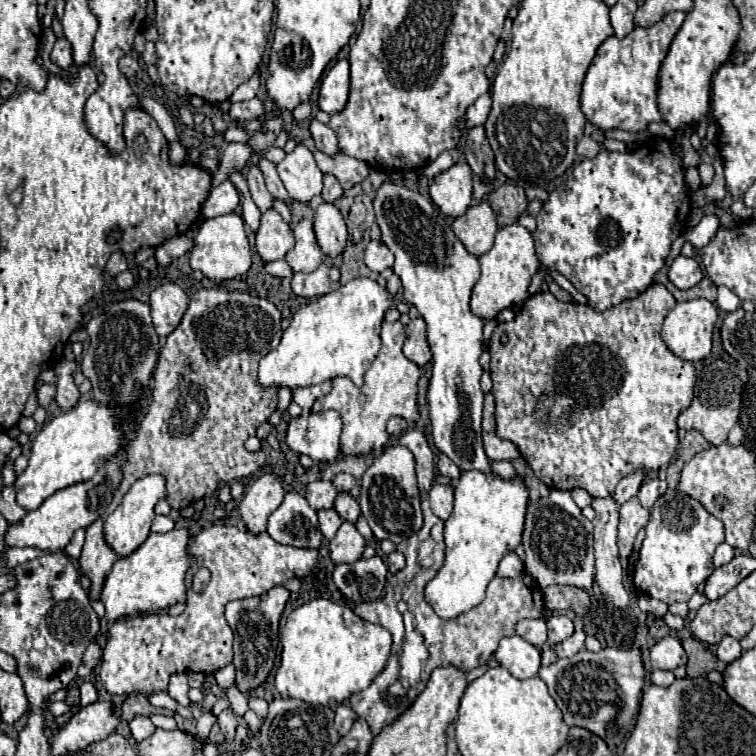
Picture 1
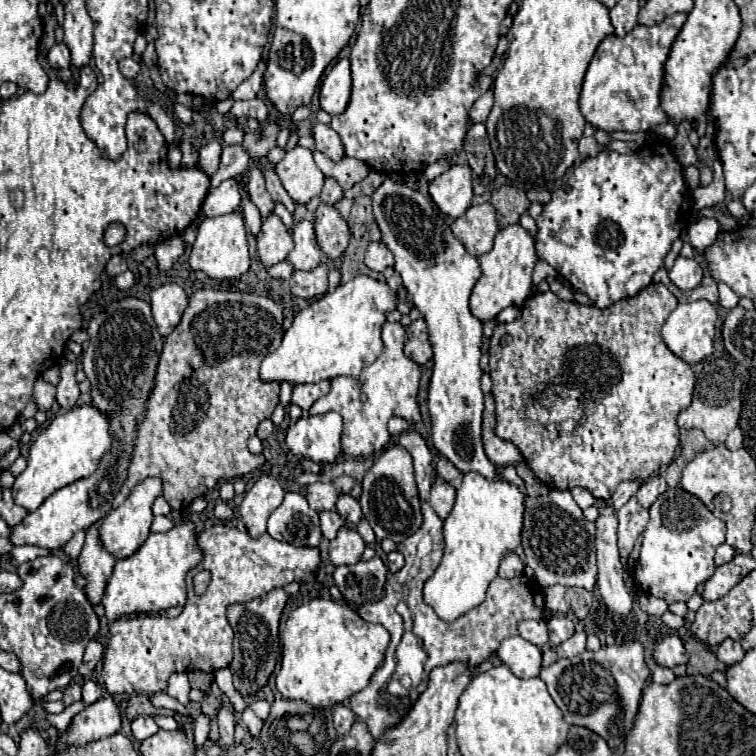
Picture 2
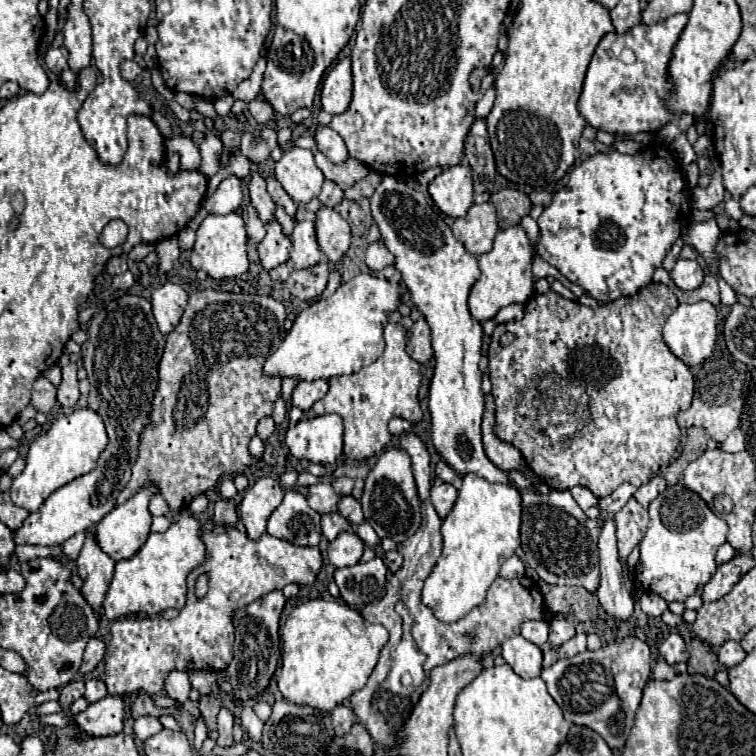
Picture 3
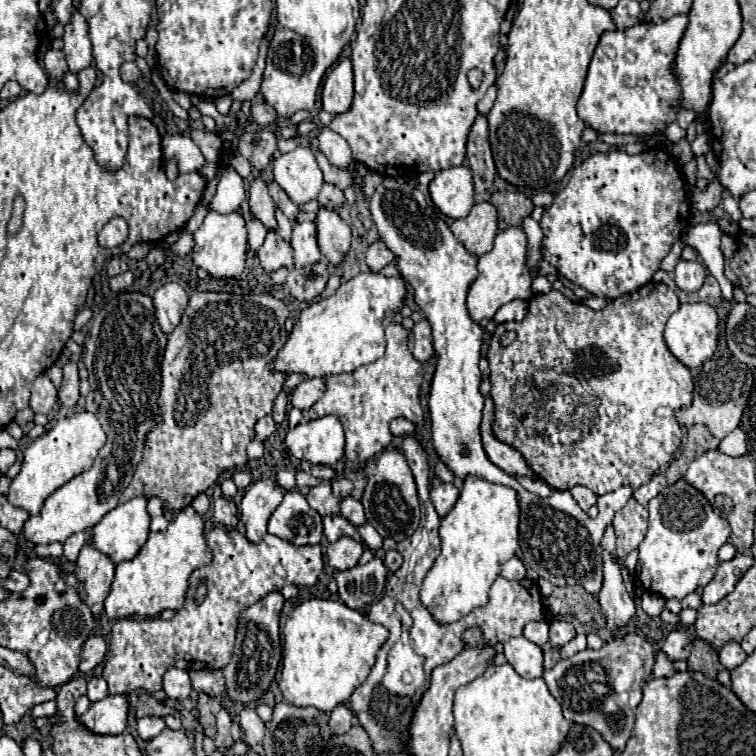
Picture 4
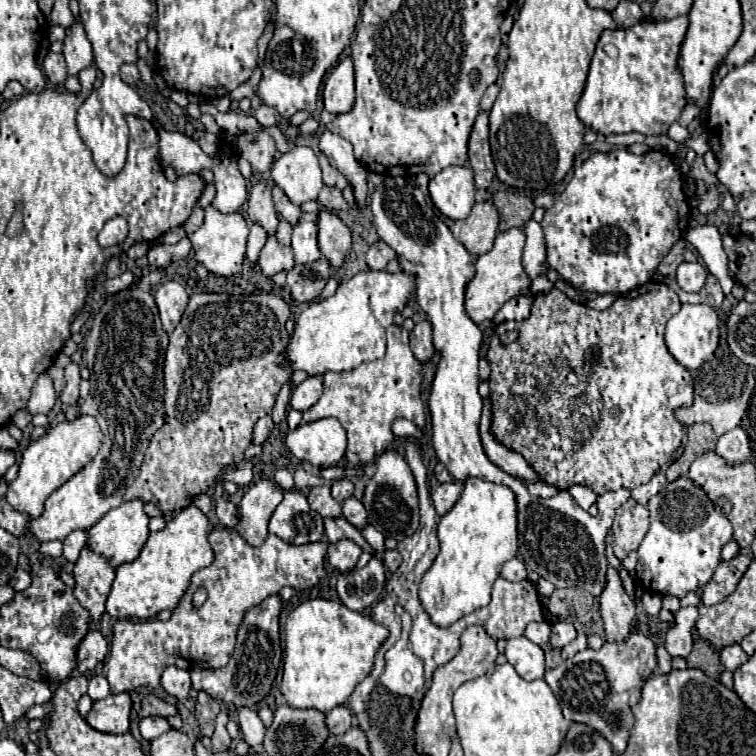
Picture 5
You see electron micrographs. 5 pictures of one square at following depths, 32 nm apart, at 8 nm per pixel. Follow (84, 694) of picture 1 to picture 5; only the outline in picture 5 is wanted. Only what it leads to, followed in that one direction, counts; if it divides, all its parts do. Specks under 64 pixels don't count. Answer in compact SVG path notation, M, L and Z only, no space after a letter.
M95 675L89 680L87 694L92 700L101 700L110 695L110 686L102 675Z

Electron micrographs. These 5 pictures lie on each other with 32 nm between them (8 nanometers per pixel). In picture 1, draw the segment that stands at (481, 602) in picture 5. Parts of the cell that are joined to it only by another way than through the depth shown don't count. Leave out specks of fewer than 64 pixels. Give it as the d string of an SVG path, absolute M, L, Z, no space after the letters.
M478 470L462 472L454 488L454 510L444 522L446 558L438 574L426 584L424 598L434 612L452 620L484 600L488 582L496 576L498 562L522 542L528 488L522 482L484 476Z

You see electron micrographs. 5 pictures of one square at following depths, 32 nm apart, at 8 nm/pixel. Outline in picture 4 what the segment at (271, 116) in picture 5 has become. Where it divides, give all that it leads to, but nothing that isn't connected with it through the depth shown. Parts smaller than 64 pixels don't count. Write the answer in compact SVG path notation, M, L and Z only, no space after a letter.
M266 102L254 104L250 114L252 114L252 118L254 118L254 122L256 122L258 126L272 126L272 124L276 122L276 118L278 118L276 110L274 110L272 106L268 106Z

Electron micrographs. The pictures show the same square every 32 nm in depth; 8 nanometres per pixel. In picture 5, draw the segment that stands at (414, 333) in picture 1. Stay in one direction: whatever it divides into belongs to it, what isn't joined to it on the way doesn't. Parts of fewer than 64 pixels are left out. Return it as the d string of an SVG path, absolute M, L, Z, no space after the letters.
M422 320L414 326L414 330L410 333L410 347L420 362L432 358L434 344L432 344L432 326L428 320Z

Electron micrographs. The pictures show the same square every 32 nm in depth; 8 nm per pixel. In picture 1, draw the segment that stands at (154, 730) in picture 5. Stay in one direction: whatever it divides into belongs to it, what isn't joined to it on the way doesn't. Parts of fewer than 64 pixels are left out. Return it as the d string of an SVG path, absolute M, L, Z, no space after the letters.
M136 716L130 722L130 730L132 730L132 736L136 738L136 742L142 742L144 738L148 738L156 730L156 726L150 722L148 716Z

